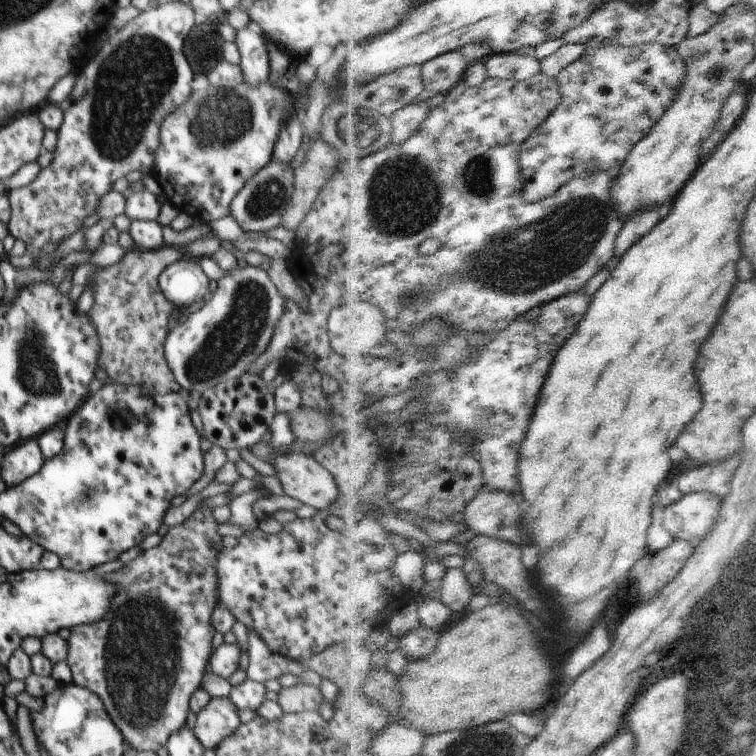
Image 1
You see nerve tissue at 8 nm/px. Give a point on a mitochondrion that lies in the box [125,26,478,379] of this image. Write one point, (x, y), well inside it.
(407, 181)

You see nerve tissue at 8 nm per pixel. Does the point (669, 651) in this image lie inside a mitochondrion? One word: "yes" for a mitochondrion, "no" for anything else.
no

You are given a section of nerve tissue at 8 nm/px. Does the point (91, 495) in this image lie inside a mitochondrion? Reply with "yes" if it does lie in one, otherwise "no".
yes

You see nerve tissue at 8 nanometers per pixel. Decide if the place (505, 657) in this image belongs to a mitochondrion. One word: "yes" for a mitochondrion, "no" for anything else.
no

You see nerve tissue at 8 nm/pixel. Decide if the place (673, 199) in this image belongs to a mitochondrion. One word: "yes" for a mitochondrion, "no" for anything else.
no

